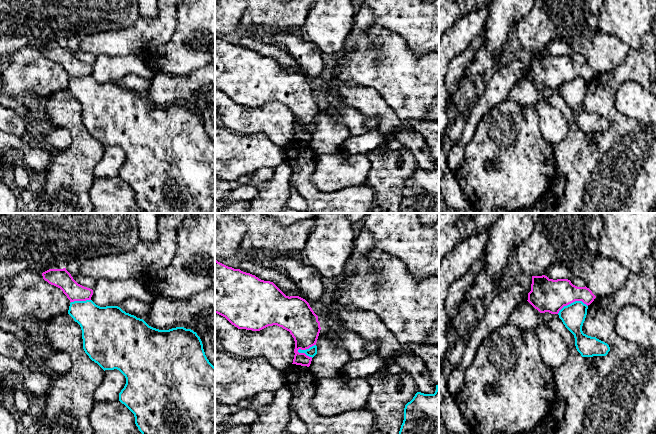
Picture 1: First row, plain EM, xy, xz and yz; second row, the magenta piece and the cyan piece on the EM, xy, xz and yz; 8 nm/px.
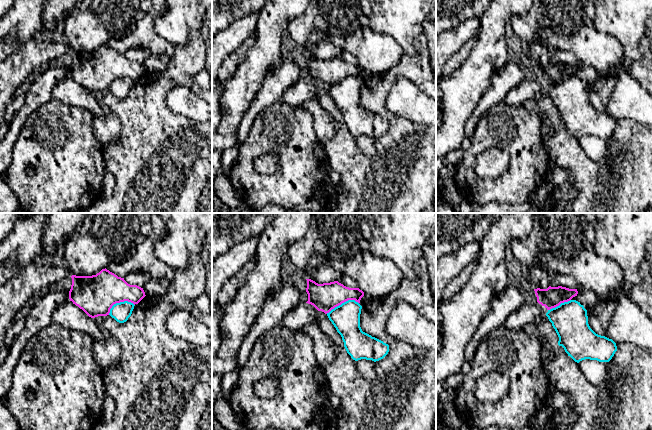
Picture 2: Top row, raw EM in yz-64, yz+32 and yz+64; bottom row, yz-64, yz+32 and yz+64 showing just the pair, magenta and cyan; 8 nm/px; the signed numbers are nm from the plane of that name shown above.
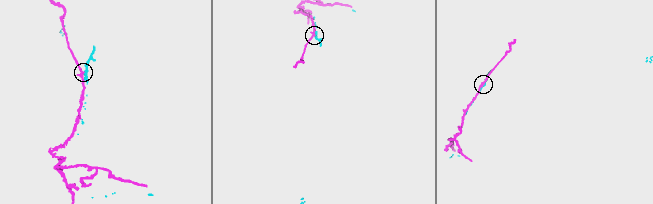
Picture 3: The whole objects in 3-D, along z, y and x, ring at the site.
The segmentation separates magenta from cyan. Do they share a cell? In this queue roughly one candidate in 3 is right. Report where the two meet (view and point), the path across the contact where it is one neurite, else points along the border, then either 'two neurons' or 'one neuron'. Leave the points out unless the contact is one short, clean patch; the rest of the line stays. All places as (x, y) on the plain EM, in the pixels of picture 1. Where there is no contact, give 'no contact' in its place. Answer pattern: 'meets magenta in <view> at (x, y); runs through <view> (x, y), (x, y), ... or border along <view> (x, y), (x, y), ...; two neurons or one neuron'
meets magenta in xz at (306, 124); border along xz (315, 120), (297, 127); two neurons

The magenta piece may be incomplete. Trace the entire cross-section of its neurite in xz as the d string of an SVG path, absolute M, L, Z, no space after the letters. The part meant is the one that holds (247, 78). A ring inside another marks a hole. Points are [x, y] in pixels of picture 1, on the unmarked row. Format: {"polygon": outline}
{"polygon": "M215 36L215 89L225 93L238 105L260 107L273 101L282 103L290 108L295 117L292 140L310 142L312 133L299 129L298 126L316 121L321 103L318 92L305 75L286 72L273 58L261 56Z"}

